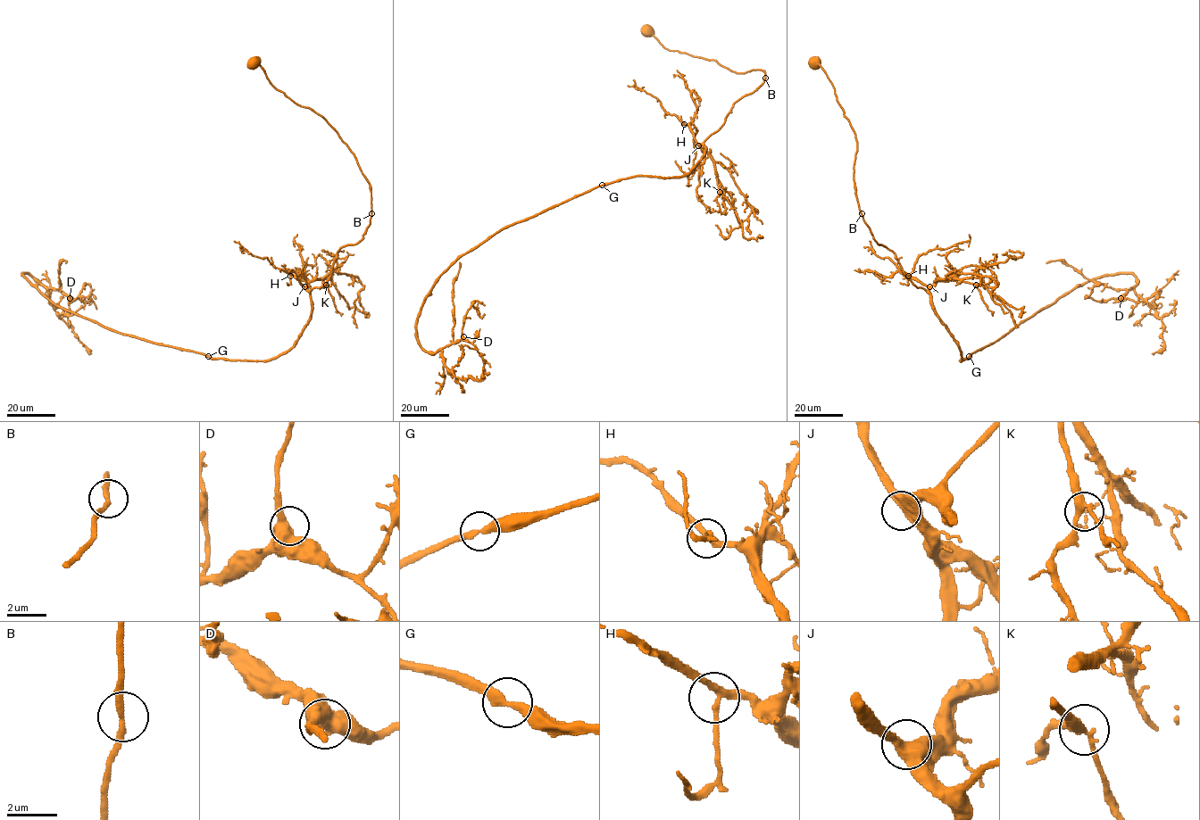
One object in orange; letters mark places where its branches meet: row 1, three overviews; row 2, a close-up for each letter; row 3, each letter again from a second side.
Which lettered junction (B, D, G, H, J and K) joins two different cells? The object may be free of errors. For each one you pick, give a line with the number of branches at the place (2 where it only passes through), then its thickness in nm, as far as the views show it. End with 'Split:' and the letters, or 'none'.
Split: none

